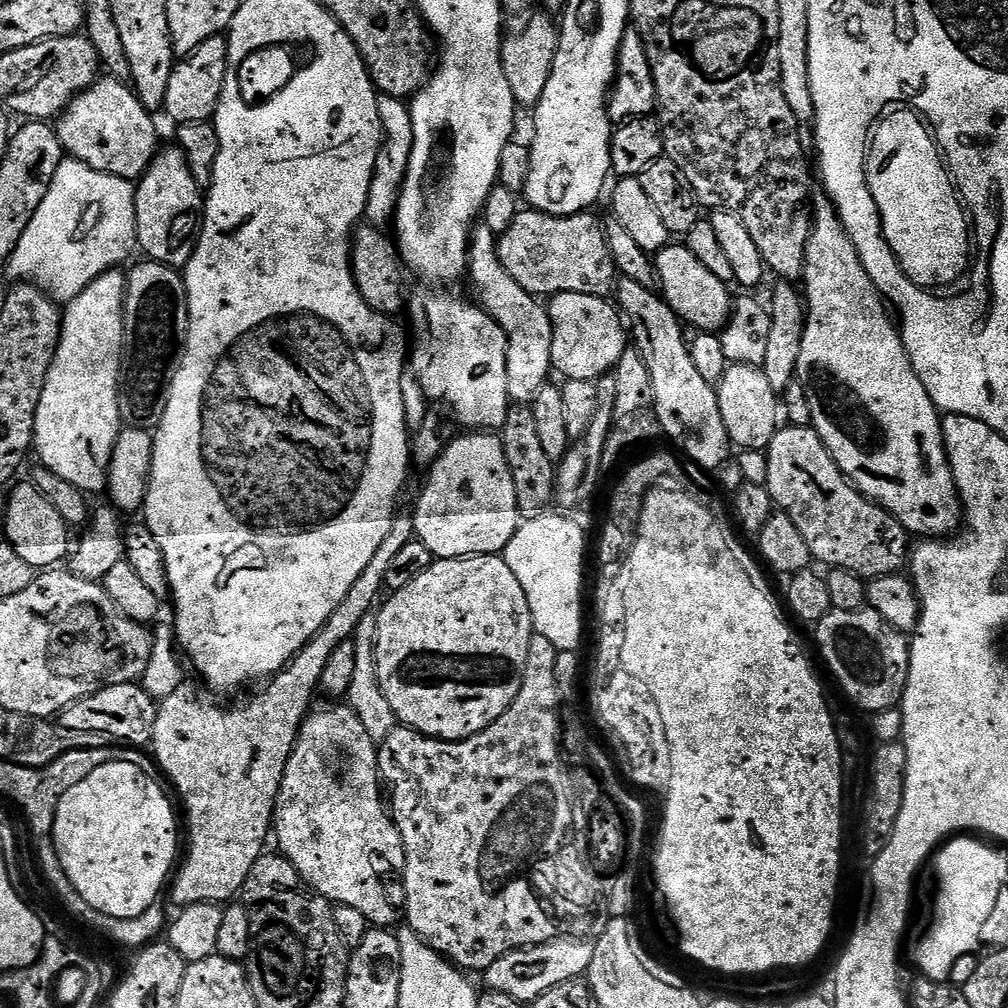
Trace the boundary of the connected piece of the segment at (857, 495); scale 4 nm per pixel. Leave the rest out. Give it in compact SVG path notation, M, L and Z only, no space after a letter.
M795 426L781 427L768 443L766 455L768 457L768 493L772 496L772 503L781 512L785 512L798 526L798 534L806 538L806 546L810 546L813 561L828 564L829 569L845 568L854 574L865 578L877 576L891 576L899 573L905 567L910 556L910 533L891 516L886 509L873 504L867 496L863 496L847 476L842 474L834 458L826 450L822 438L815 428L797 428Z

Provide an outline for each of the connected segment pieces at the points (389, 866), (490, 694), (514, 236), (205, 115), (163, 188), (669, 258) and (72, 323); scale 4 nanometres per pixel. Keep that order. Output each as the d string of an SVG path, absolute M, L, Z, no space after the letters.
M328 702L325 708L317 707L315 710L309 711L305 716L303 724L300 725L300 734L296 742L296 748L292 751L295 756L319 756L322 758L323 765L326 766L328 776L320 776L310 781L310 788L316 793L312 796L312 809L309 810L308 816L304 816L304 812L300 808L296 808L300 804L300 796L296 792L281 791L280 798L276 802L276 811L274 813L274 836L280 839L279 851L293 866L298 870L298 874L304 880L309 888L315 890L319 895L325 896L333 905L345 904L352 906L354 910L358 910L364 915L369 925L391 929L393 926L399 925L402 920L402 909L406 904L404 895L404 885L397 877L404 870L404 843L400 837L399 830L396 829L392 822L391 815L386 811L386 804L380 801L380 788L382 792L382 781L380 779L380 753L377 744L370 738L370 734L366 734L366 728L362 726L362 722L354 714L354 710L349 708L344 702Z
M503 555L466 556L458 560L437 559L425 572L418 574L414 582L395 589L391 595L388 601L383 601L384 609L376 616L376 673L382 694L386 694L386 702L390 702L397 721L437 740L464 740L478 734L483 728L489 728L511 706L518 690L522 690L522 674L526 674L526 653L530 650L530 638L534 635L526 594L522 586L518 586L518 578L514 578L510 566L506 566Z
M533 208L517 211L511 224L497 239L499 260L507 273L523 289L535 296L553 296L559 292L590 294L607 297L618 283L616 263L612 260L608 239L604 233L605 221L595 216L595 211L585 210L568 216L551 216Z
M217 34L200 43L193 52L175 61L170 82L166 86L166 98L163 111L168 112L172 122L185 124L199 120L211 121L216 111L216 103L220 100L222 86L226 78L226 62L228 61L228 41Z
M179 146L171 147L161 147L157 151L135 185L136 242L147 259L180 270L192 256L189 241L201 227L205 197L202 185L194 182L194 174L190 174L184 151Z
M669 243L655 253L654 276L664 299L685 325L693 324L700 332L719 333L728 323L734 303L733 297L728 297L729 285L714 278L714 274L710 274L710 270L706 270L706 266L702 266L683 243Z
M107 270L100 276L94 278L85 288L79 289L75 293L76 296L65 307L62 312L60 322L60 340L56 344L56 353L52 359L50 370L46 374L46 382L42 386L42 394L40 401L36 407L36 431L34 433L34 452L40 455L39 463L43 467L49 468L54 474L58 474L58 478L66 478L66 482L70 482L70 486L78 486L78 490L82 490L85 494L93 494L92 492L103 493L108 487L108 463L112 461L112 445L116 443L118 434L122 427L120 418L120 407L118 406L118 386L120 385L120 359L122 358L122 350L124 349L124 290L126 287L126 276L120 270Z

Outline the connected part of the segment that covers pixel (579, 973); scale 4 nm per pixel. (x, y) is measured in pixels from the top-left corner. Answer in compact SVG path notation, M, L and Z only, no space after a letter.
M561 938L551 940L549 944L539 944L536 948L521 948L518 952L498 958L494 966L484 969L482 979L488 983L487 987L491 991L515 1000L531 1002L554 986L583 977L593 958L594 947L587 939Z

